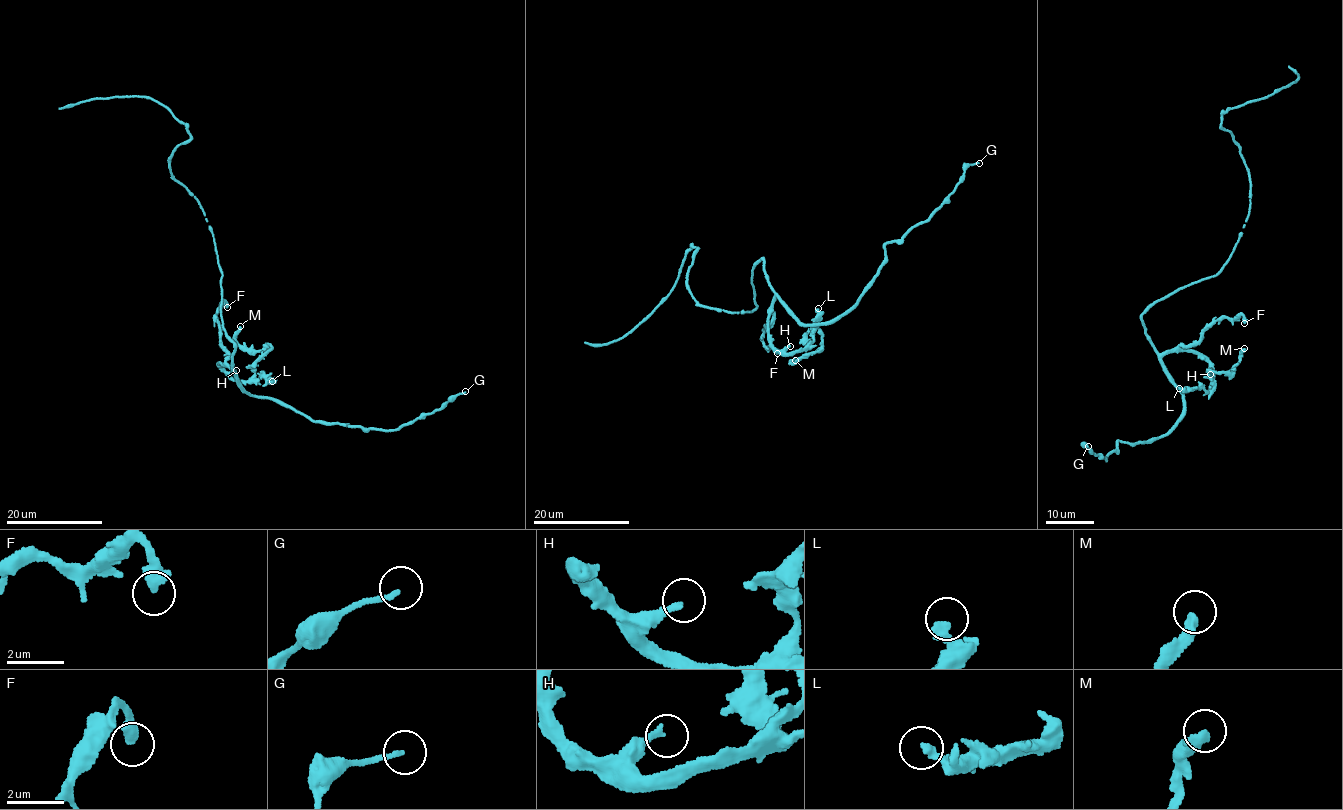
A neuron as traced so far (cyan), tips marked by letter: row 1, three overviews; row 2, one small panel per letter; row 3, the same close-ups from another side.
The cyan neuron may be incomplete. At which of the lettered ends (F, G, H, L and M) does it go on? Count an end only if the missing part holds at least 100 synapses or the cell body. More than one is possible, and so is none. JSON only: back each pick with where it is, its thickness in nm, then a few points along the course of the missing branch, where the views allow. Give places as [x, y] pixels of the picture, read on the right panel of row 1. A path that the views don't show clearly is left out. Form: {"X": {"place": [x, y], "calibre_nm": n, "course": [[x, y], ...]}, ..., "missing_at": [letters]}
{"missing_at": []}

